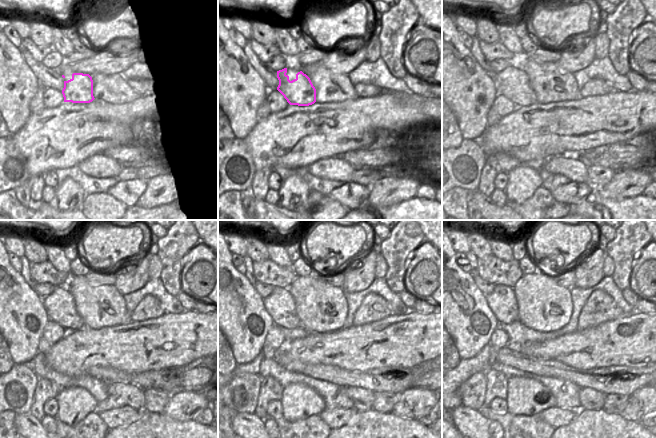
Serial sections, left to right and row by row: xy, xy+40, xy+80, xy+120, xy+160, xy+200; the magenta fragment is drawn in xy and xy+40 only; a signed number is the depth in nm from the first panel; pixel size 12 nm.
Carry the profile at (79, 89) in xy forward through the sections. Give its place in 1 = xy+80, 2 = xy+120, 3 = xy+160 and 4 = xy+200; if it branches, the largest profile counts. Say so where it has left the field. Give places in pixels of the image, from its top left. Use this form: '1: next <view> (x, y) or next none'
1: next xy+80 (519, 92)
2: next xy+120 (66, 316)
3: next xy+160 (277, 305)
4: next xy+200 (499, 301)

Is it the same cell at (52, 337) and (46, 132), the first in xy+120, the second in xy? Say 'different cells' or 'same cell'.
different cells

